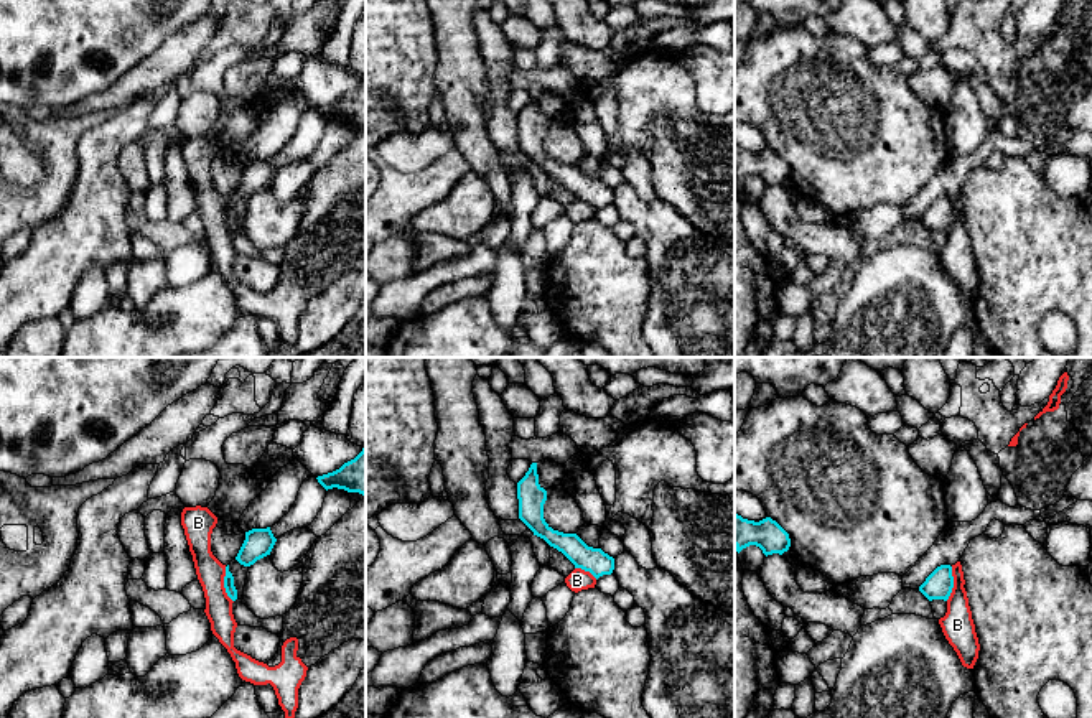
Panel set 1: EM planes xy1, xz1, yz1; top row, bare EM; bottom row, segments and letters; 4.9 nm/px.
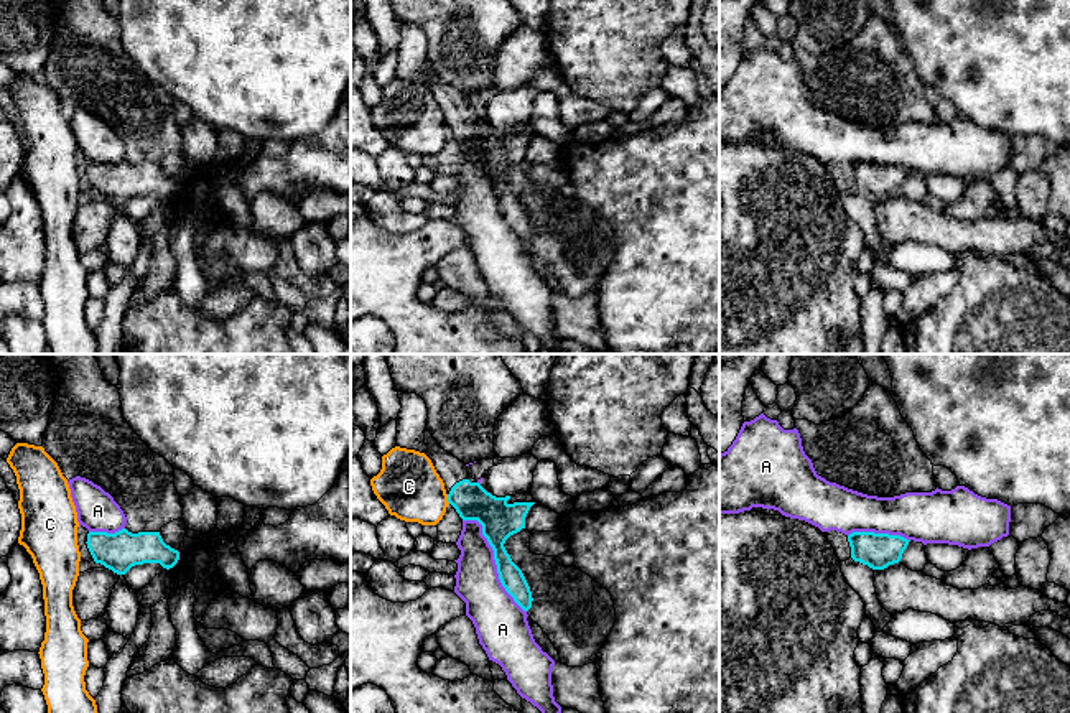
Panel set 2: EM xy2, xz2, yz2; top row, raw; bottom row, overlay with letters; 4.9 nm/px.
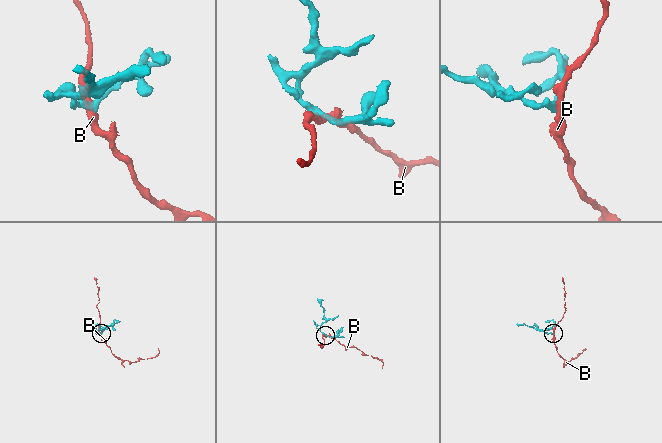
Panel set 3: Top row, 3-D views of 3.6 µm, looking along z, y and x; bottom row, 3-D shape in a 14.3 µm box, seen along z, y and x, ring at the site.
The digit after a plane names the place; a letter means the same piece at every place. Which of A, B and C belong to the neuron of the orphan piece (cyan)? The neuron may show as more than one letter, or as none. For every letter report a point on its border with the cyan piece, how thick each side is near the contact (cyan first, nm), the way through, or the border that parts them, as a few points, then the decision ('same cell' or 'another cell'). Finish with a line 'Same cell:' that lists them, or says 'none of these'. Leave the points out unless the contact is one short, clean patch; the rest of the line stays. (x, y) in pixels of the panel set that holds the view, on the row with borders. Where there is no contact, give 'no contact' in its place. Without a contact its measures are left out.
A: contact xz2 (494, 559); calibres 180 and 220 nm; another cell
B: contact xy1 (224, 585); calibres 50 and 140 nm; border xy1 (224, 567), (224, 592), (233, 601); another cell
C: contact xz2 (448, 499); calibres 180 and 300 nm; border xz2 (446, 494), (450, 503); another cell
Same cell: none of these

